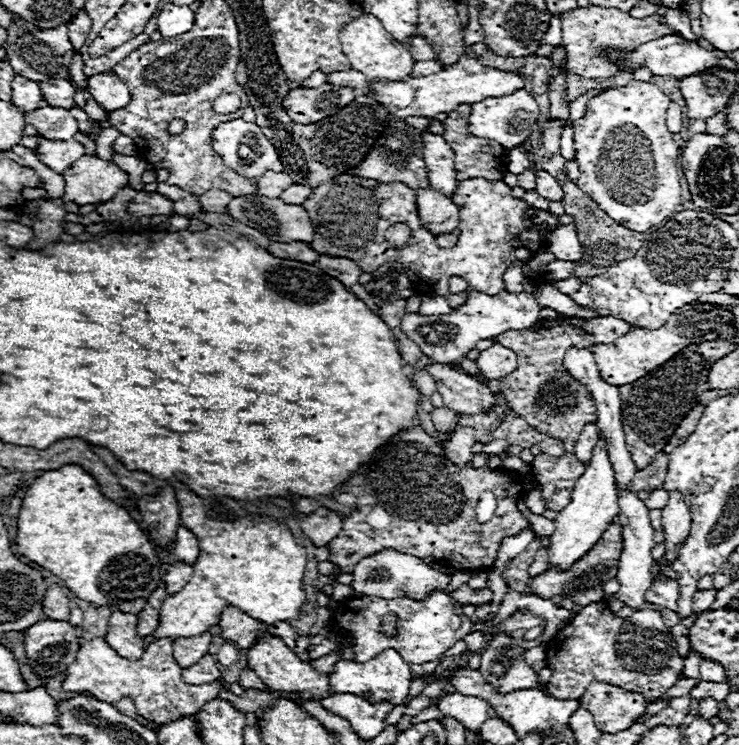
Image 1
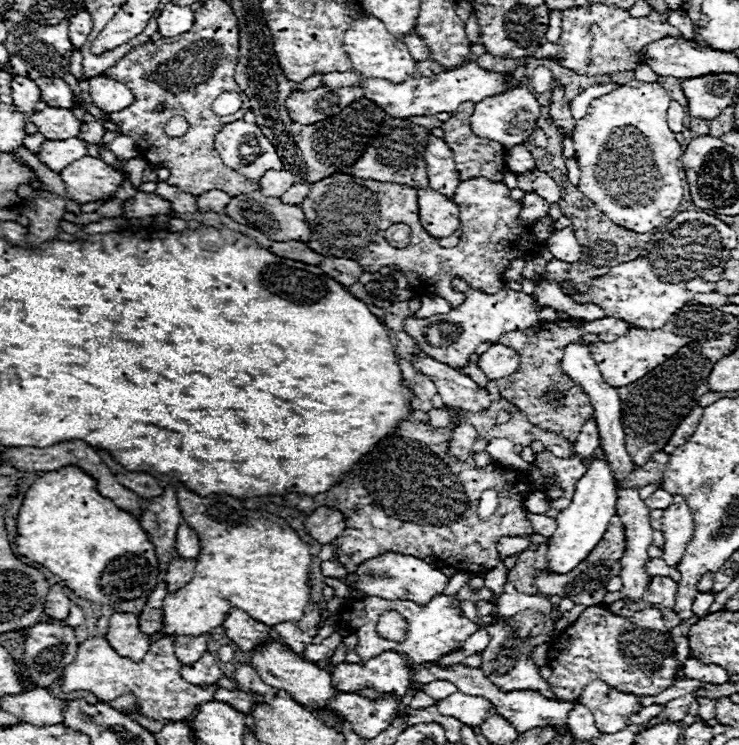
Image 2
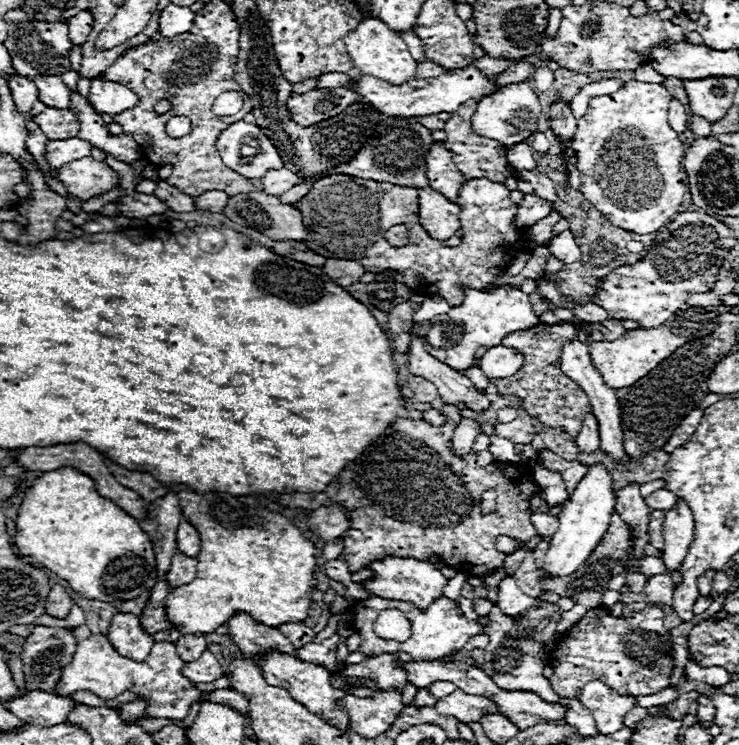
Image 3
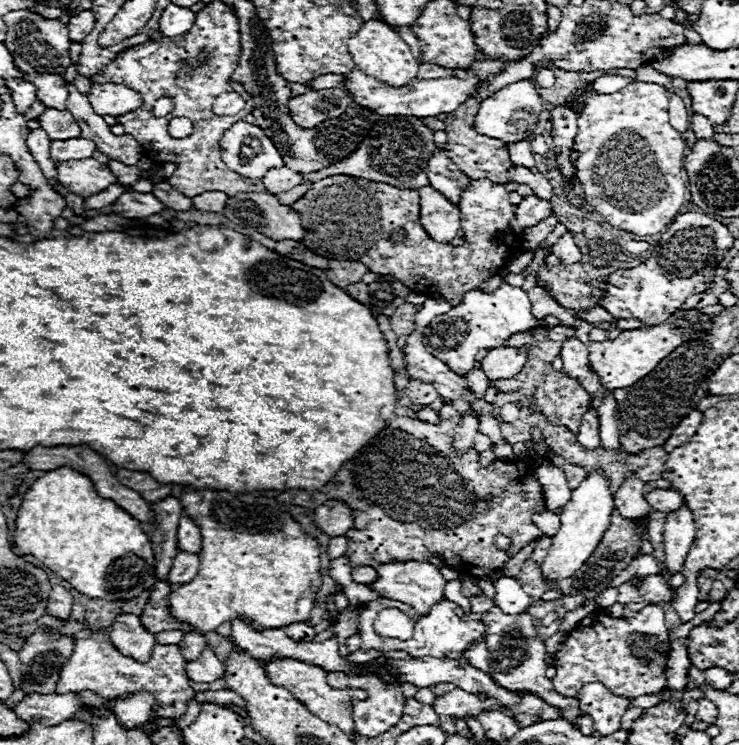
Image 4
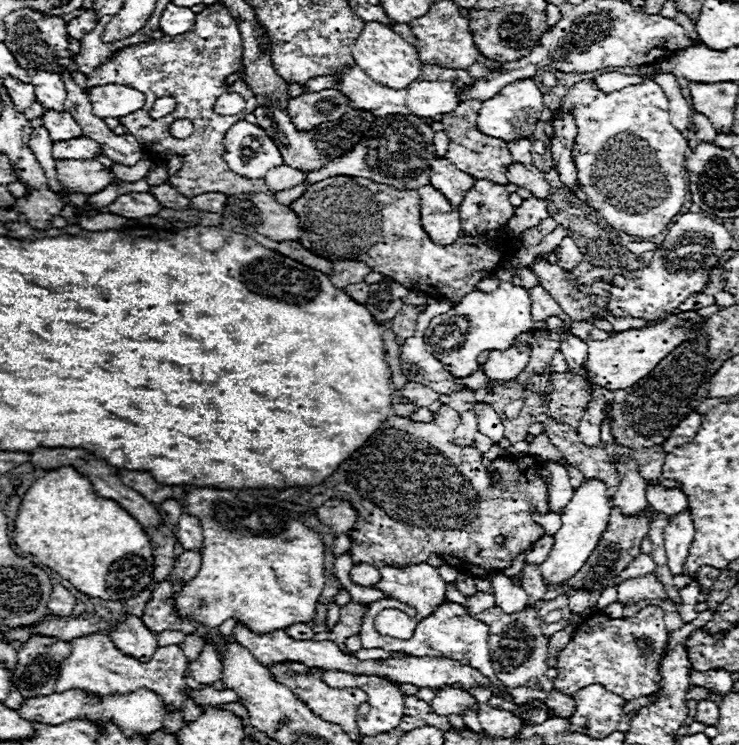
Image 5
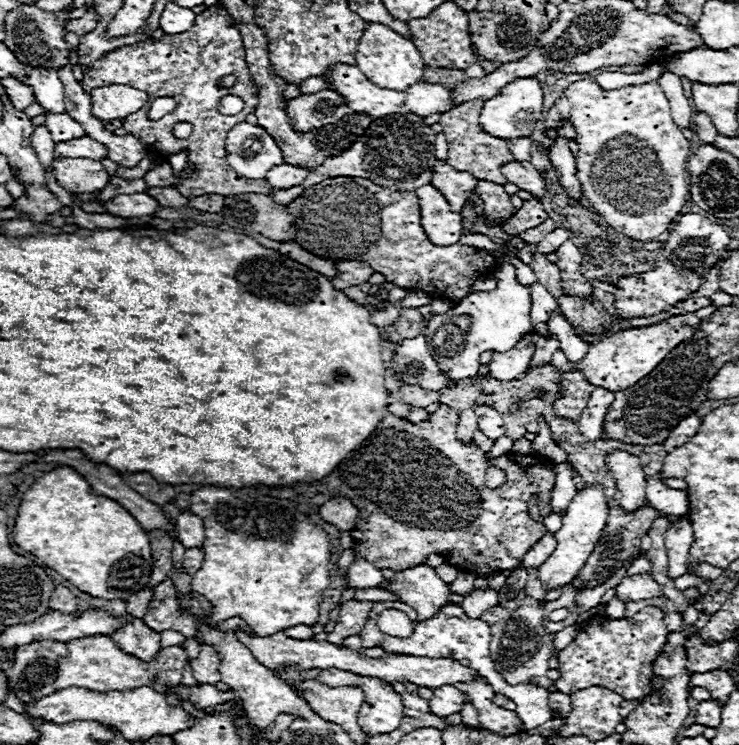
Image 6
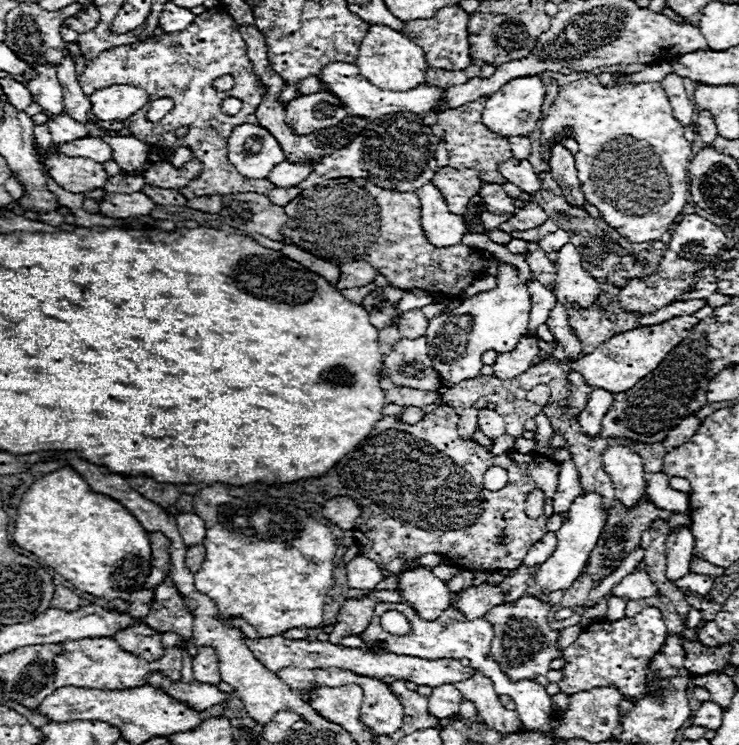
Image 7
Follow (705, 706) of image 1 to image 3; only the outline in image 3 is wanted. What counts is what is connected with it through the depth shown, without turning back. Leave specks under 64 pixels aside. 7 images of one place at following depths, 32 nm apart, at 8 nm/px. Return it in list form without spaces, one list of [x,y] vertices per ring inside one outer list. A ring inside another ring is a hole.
[[[700,696],[698,698],[698,714],[696,714],[696,718],[698,720],[702,720],[702,722],[712,722],[714,718],[716,718],[716,708],[714,708],[714,702],[710,700],[710,698],[706,698],[706,696]]]

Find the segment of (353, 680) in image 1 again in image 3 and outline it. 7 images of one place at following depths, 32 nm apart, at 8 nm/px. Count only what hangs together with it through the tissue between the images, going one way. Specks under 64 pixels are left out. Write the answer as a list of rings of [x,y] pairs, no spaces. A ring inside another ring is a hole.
[[[380,654],[360,664],[348,664],[340,674],[344,678],[372,678],[378,682],[382,690],[388,688],[402,688],[406,684],[406,672],[396,664],[398,660],[390,654]]]

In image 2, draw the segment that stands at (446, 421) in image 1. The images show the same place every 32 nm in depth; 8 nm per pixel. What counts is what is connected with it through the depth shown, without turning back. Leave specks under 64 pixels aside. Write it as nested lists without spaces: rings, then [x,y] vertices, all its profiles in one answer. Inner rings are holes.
[[[432,408],[432,410],[428,412],[428,422],[430,422],[432,426],[436,426],[436,428],[444,428],[444,426],[448,426],[450,416],[448,416],[448,412],[446,412],[446,410]]]

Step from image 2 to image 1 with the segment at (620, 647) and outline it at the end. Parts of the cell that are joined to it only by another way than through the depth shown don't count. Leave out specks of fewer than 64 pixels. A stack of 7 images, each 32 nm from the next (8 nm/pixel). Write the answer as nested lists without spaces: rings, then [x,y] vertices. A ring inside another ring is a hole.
[[[604,600],[584,606],[582,612],[562,630],[558,630],[556,636],[546,644],[546,662],[548,662],[548,668],[552,670],[548,692],[554,698],[578,700],[584,694],[586,686],[598,680],[612,686],[620,686],[630,692],[638,692],[644,698],[662,696],[668,688],[672,688],[680,680],[680,672],[684,668],[684,660],[678,658],[674,644],[664,644],[662,632],[666,631],[662,618],[654,618],[654,610],[648,610],[648,608],[634,612],[630,618],[616,618],[608,610],[608,604]]]

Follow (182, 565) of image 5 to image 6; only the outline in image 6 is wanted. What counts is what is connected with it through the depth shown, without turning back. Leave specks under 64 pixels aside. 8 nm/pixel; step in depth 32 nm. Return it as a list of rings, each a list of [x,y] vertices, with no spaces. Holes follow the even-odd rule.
[[[202,548],[186,550],[186,554],[184,554],[184,564],[182,564],[182,566],[186,566],[188,574],[192,574],[192,576],[194,576],[194,574],[200,570],[202,560],[204,560],[204,550],[202,550]]]

